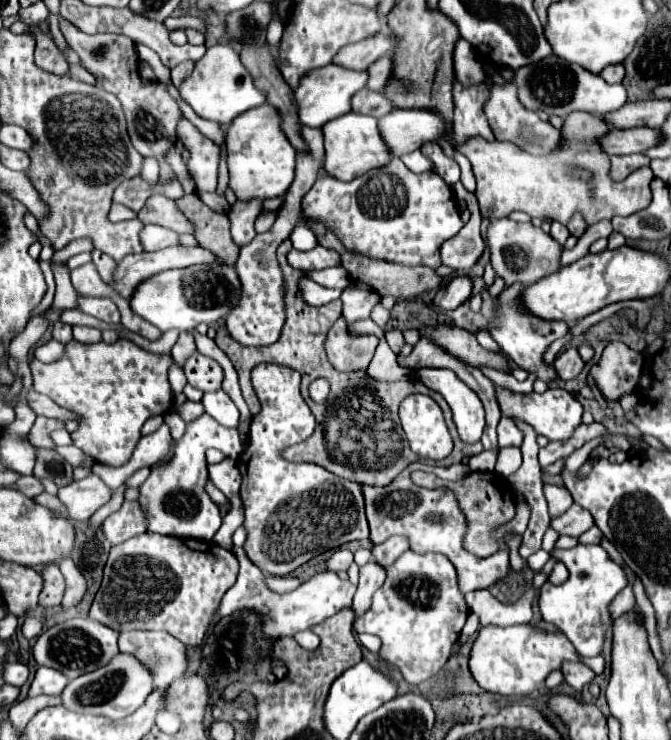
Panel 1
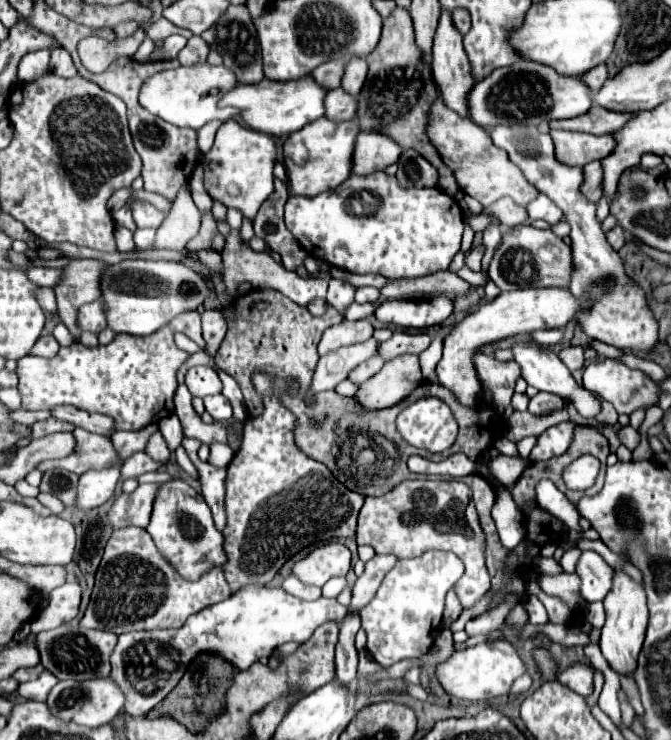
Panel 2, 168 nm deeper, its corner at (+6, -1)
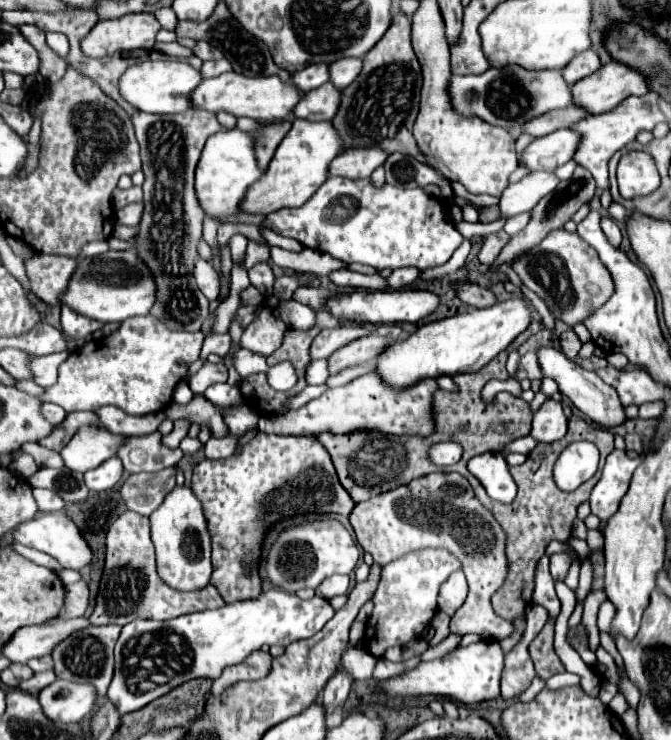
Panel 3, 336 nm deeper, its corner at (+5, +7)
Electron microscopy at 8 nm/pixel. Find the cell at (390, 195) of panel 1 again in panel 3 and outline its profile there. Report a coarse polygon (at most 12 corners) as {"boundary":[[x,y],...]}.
{"boundary":[[329,177],[263,227],[345,263],[429,269],[463,237],[423,189]]}

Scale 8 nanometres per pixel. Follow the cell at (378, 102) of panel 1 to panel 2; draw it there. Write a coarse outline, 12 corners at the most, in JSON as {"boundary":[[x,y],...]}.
{"boundary":[[342,87],[328,91],[324,117],[350,121],[356,99]]}

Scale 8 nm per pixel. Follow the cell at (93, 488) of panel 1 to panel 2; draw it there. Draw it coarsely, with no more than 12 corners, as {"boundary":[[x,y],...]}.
{"boundary":[[120,469],[88,471],[80,477],[78,507],[94,509],[116,489]]}

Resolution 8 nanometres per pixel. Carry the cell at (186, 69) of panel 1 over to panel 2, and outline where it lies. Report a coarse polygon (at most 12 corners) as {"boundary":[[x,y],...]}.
{"boundary":[[202,37],[188,39],[180,51],[182,65],[194,65],[206,61],[208,45]]}

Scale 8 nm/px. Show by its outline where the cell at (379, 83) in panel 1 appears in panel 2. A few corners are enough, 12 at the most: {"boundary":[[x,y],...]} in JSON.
{"boundary":[[350,59],[342,75],[342,89],[358,95],[366,81],[364,59]]}

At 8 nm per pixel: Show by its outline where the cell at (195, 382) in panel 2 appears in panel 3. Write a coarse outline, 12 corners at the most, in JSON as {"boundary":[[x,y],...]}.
{"boundary":[[205,363],[189,387],[201,395],[213,383],[227,381],[225,363]]}

